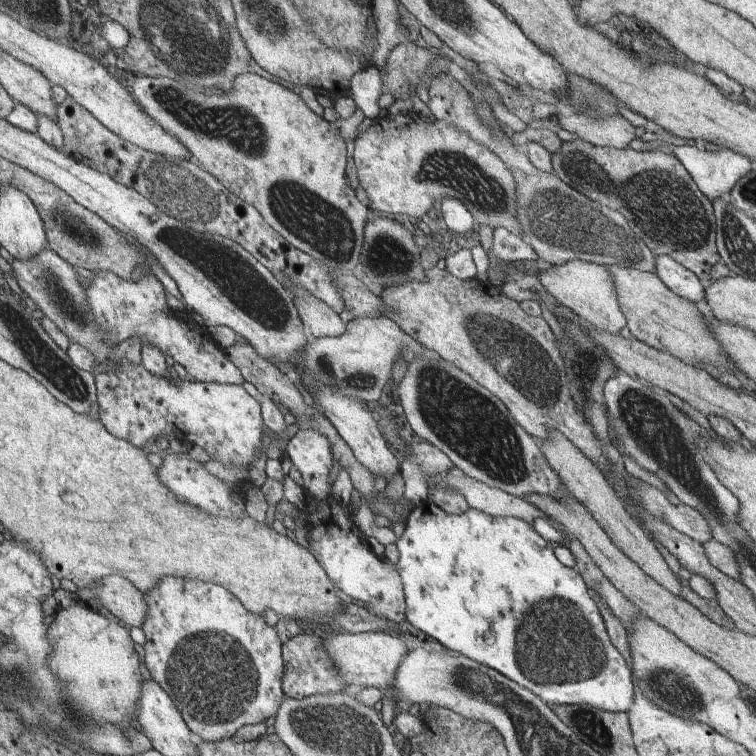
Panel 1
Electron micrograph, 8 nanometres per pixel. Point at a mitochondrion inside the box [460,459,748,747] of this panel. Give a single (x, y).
(555, 644)

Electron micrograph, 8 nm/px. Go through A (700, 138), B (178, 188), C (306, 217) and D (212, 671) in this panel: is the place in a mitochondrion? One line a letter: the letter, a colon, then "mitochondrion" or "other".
A: other
B: mitochondrion
C: mitochondrion
D: mitochondrion

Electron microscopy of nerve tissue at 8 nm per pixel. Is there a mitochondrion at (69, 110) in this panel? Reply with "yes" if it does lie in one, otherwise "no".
no

